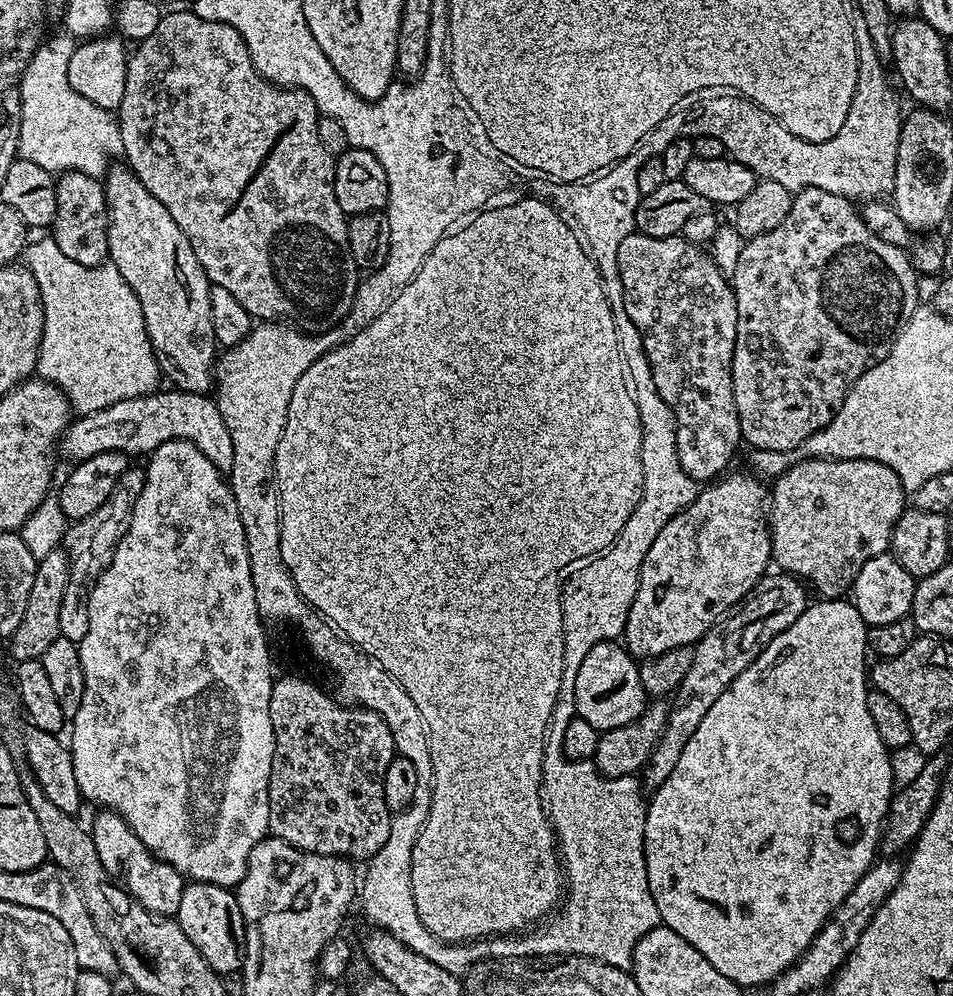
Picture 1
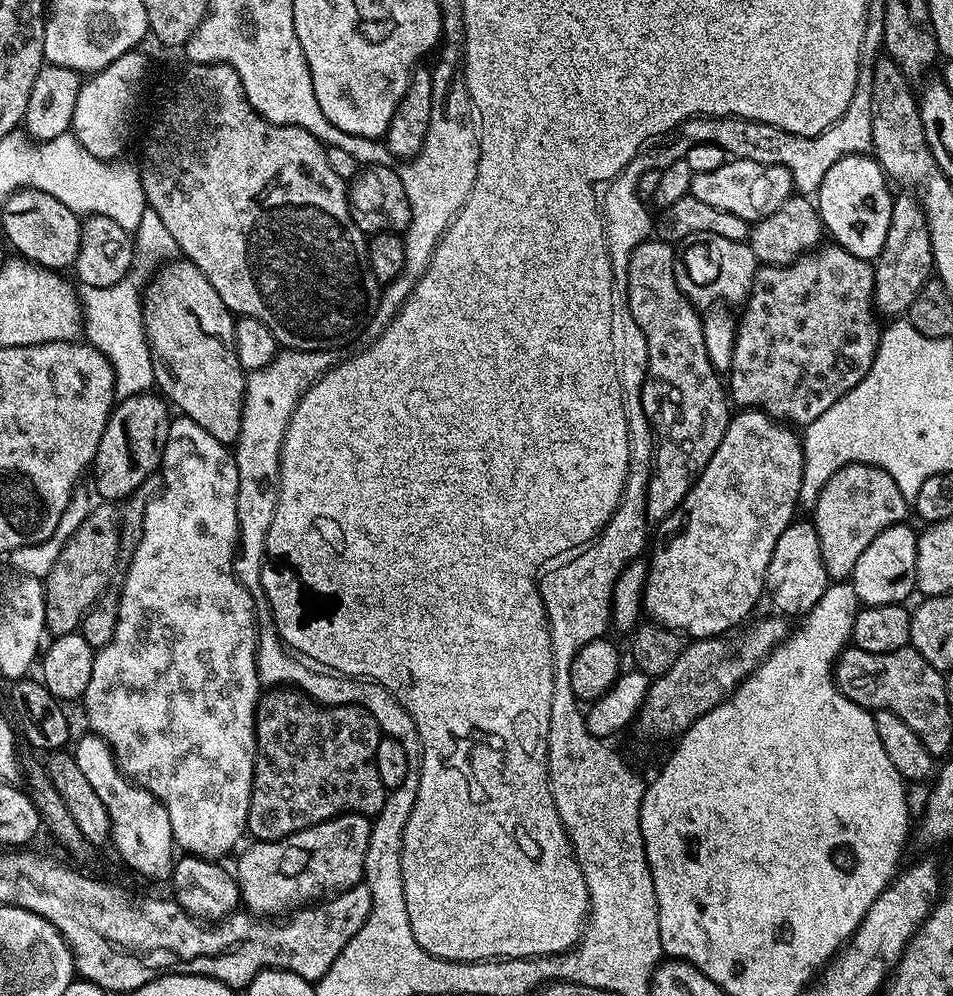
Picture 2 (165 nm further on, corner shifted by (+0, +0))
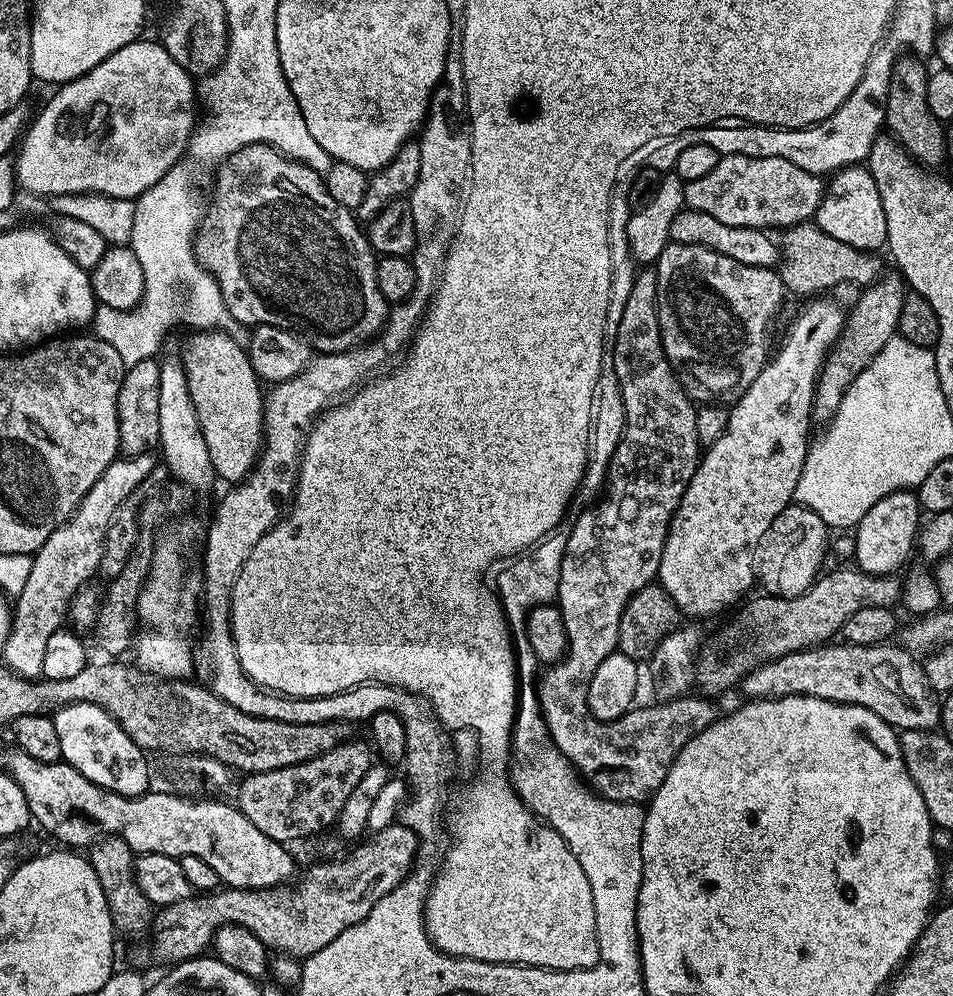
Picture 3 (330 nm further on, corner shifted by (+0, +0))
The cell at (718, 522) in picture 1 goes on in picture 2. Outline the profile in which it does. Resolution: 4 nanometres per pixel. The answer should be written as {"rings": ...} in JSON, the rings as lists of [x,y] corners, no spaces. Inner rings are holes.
{"rings":[[[740,410],[729,419],[726,426],[726,434],[722,434],[722,442],[718,442],[718,450],[714,450],[714,458],[702,470],[697,478],[696,484],[686,494],[681,502],[666,519],[659,521],[657,530],[654,532],[654,543],[650,548],[652,560],[647,561],[648,577],[644,583],[644,606],[643,611],[648,612],[655,623],[664,628],[672,628],[675,632],[684,633],[688,638],[703,638],[706,636],[722,636],[731,633],[737,626],[743,625],[753,615],[756,603],[760,595],[765,595],[765,580],[767,568],[770,566],[771,556],[774,554],[775,546],[787,527],[790,527],[796,515],[796,508],[800,504],[800,491],[802,490],[802,470],[804,469],[804,445],[795,427],[787,423],[775,420],[759,410]]]}

